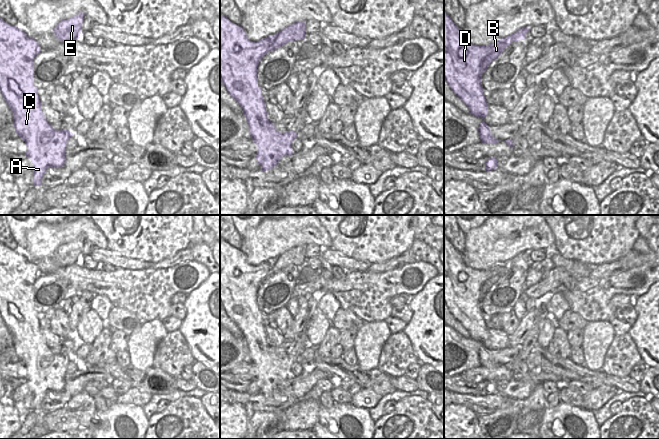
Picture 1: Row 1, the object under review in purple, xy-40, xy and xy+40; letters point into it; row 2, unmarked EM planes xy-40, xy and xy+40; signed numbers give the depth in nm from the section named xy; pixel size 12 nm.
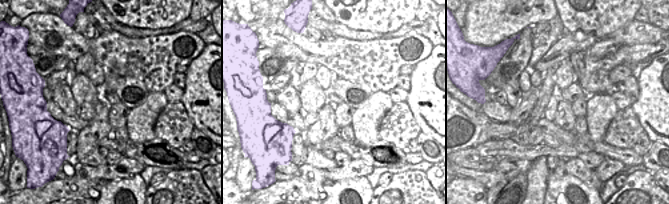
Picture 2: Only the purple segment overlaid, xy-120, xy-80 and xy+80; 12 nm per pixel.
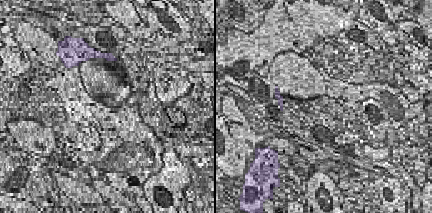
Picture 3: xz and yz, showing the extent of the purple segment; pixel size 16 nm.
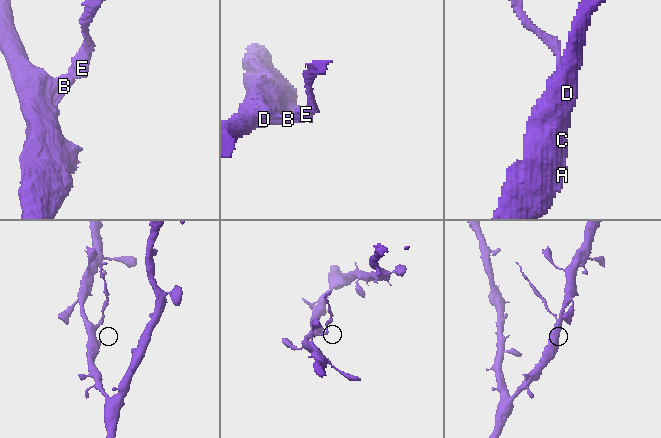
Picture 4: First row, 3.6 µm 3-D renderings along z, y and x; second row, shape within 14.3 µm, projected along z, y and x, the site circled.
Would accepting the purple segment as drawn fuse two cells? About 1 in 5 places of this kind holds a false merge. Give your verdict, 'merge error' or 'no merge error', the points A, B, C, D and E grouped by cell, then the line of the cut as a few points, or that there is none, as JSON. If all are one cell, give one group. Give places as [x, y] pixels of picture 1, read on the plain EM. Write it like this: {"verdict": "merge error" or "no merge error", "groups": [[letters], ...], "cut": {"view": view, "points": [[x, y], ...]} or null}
{"verdict": "merge error", "groups": [["A", "C", "D"], ["B", "E"]], "cut": {"view": "xy+40", "points": [[489, 269], [490, 276], [483, 284], [484, 292]]}}

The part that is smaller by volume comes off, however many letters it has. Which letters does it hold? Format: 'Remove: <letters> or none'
Remove: B, E

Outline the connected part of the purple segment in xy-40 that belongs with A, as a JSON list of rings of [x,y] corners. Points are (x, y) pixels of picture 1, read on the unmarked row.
[[[0,242],[0,315],[13,337],[13,347],[15,357],[21,361],[26,369],[26,382],[29,382],[33,388],[33,409],[40,410],[41,403],[48,391],[61,392],[65,387],[66,369],[68,363],[73,359],[69,354],[55,354],[47,346],[42,335],[42,329],[39,324],[38,313],[34,309],[34,282],[42,275],[38,266],[26,259],[21,252],[11,250],[4,243]]]

